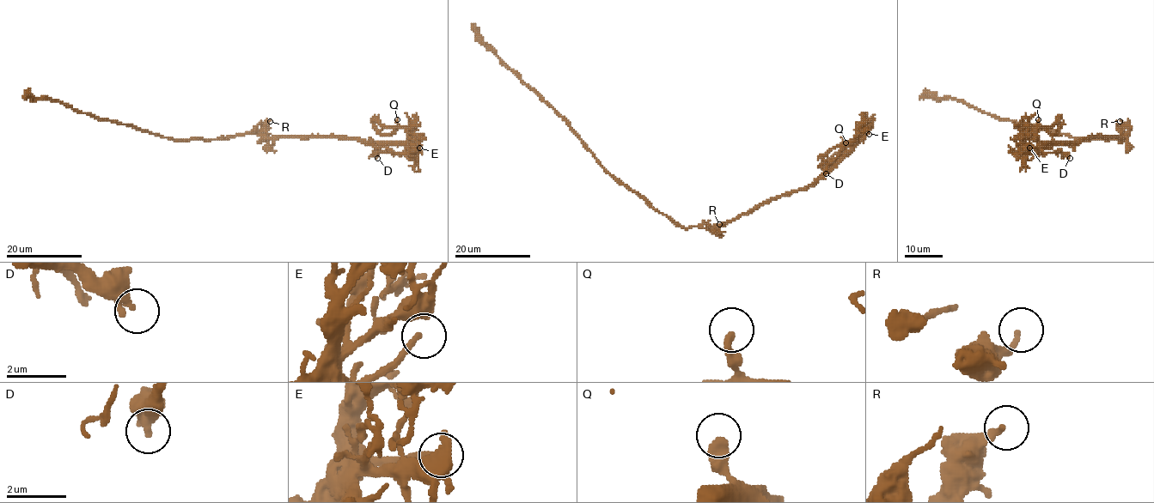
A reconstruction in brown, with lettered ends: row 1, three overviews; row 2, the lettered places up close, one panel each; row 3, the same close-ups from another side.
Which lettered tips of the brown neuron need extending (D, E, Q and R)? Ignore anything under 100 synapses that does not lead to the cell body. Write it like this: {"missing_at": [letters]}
{"missing_at": ["E"]}

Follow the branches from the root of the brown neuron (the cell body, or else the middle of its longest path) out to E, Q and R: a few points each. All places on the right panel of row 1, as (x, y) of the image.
E: (1114, 138), (1120, 138), (1125, 134), (1122, 136), (1089, 136), (1074, 142), (1042, 142), (1036, 148), (1029, 148)
Q: (1114, 138), (1120, 138), (1125, 134), (1122, 136), (1089, 136), (1074, 142), (1041, 142), (1037, 136), (1038, 119)
R: (1114, 138), (1125, 135), (1125, 124), (1120, 121)

